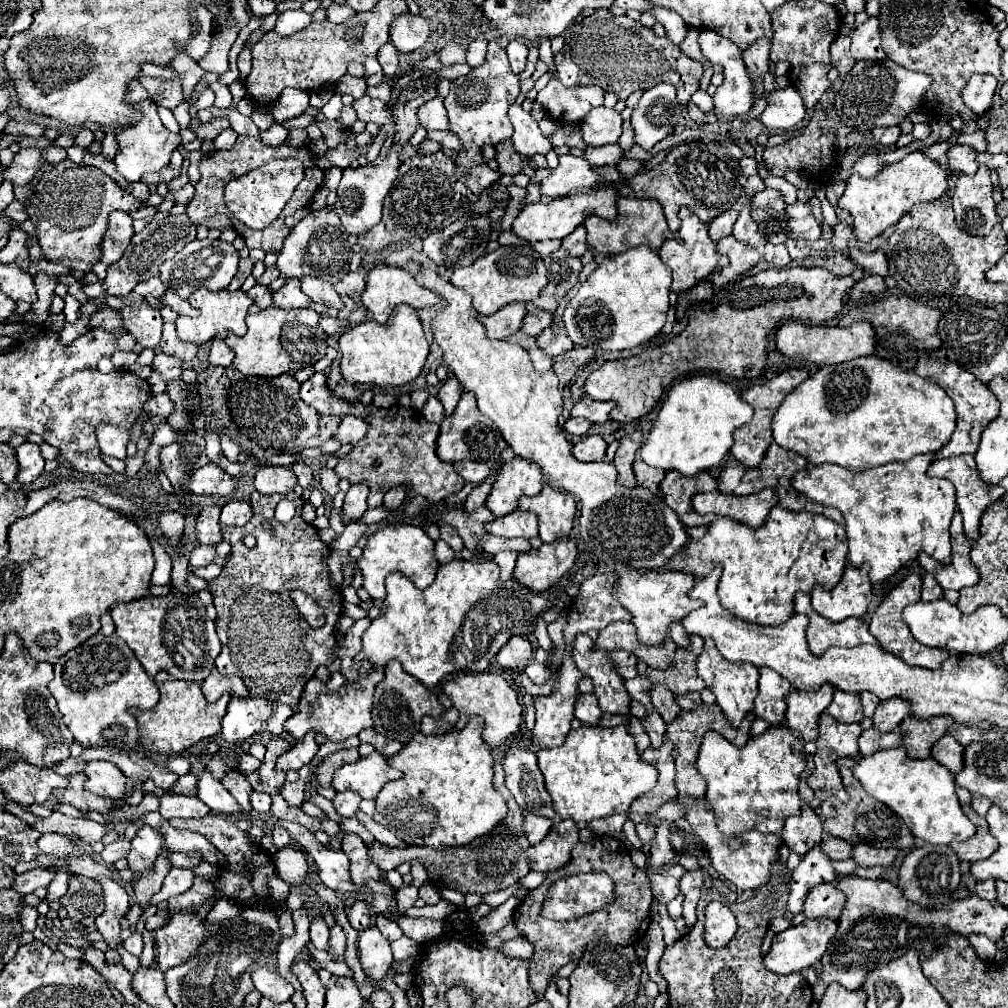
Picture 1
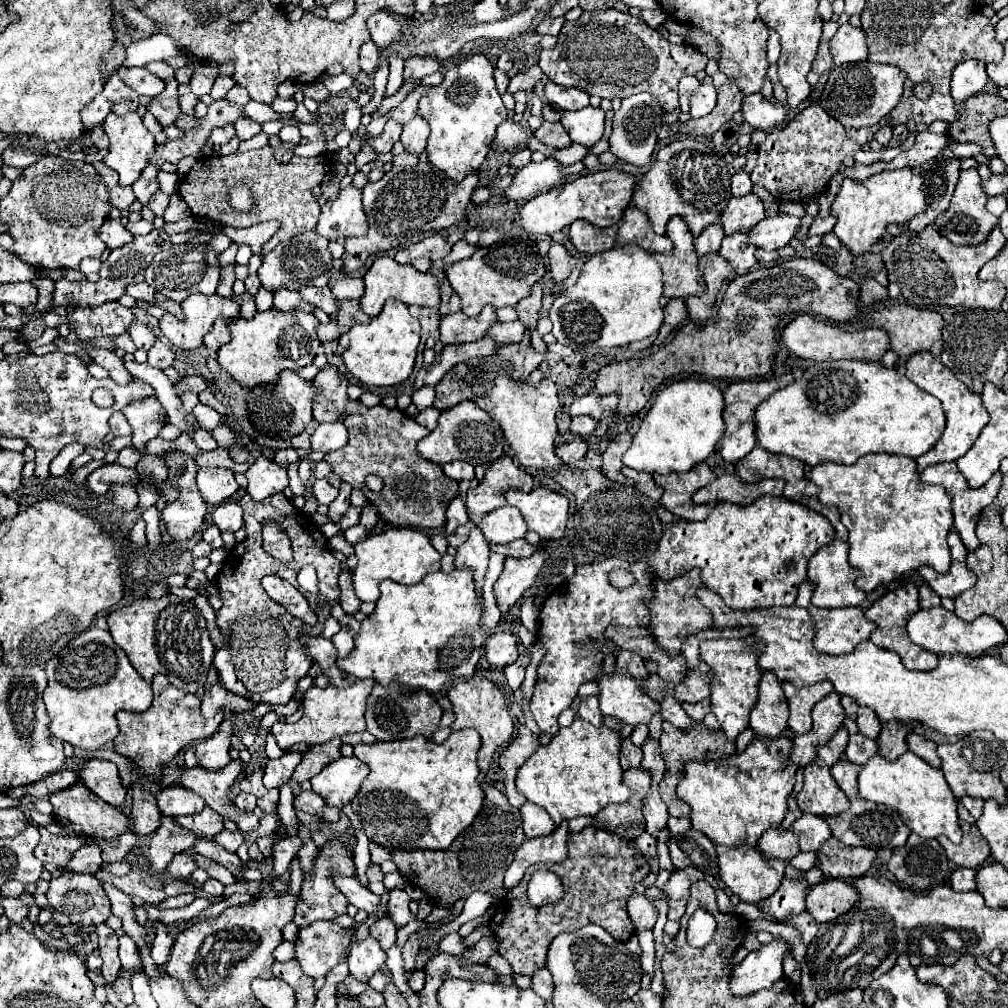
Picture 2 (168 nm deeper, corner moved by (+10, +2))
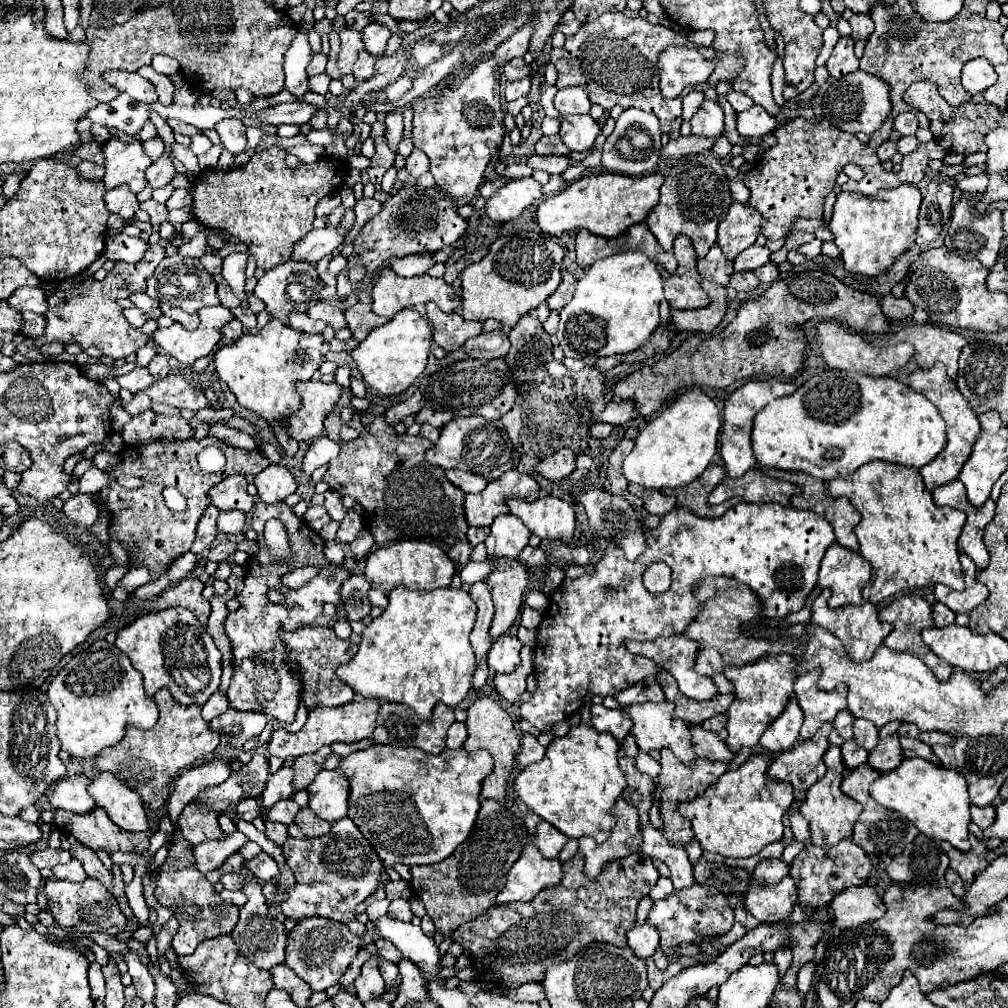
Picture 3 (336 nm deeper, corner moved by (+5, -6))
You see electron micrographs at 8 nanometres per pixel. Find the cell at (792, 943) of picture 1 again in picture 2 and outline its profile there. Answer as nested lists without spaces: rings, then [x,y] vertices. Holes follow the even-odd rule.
[[[784,940],[760,946],[760,950],[750,952],[738,966],[734,966],[730,976],[730,992],[736,998],[744,998],[762,988],[770,988],[782,978],[782,960],[788,952]]]

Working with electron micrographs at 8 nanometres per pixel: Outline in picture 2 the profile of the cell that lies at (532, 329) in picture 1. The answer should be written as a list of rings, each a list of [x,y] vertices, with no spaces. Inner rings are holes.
[[[508,322],[508,324],[492,324],[492,328],[488,328],[486,336],[490,336],[496,344],[516,344],[524,338],[524,324],[522,322]]]

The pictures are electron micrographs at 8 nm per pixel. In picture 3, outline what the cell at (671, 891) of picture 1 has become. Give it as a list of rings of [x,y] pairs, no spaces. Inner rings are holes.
[[[643,922],[643,924],[635,924],[635,928],[627,932],[627,940],[635,956],[649,958],[655,954],[655,948],[659,944],[659,932],[649,922]]]

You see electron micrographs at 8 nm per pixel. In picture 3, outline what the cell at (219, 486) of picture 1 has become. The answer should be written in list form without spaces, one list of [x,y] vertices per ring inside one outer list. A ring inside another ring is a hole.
[[[229,476],[215,484],[209,490],[211,504],[215,504],[219,510],[241,510],[251,512],[253,510],[253,498],[247,494],[247,480],[245,476]]]

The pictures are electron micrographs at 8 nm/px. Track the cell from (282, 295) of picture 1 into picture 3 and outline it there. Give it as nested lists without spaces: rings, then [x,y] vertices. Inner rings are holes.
[[[291,312],[289,314],[289,326],[297,328],[299,332],[307,332],[307,334],[317,334],[317,332],[323,332],[323,328],[327,326],[325,322],[315,322],[311,320],[305,312]]]

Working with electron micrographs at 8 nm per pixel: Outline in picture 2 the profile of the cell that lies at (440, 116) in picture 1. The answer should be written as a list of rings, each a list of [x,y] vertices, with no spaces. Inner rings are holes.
[[[414,116],[402,130],[400,142],[404,144],[404,150],[410,154],[422,154],[426,148],[430,128],[428,122],[422,116]]]

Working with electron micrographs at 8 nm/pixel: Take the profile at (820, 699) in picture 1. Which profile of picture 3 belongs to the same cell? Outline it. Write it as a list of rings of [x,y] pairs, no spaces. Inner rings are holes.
[[[813,670],[795,680],[795,698],[805,714],[805,722],[801,726],[801,738],[811,738],[823,722],[833,722],[839,710],[847,708],[847,688],[837,686],[831,692],[821,692],[817,688],[819,672]]]

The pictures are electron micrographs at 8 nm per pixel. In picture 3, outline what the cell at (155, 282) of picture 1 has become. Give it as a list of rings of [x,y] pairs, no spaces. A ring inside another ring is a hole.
[[[146,293],[132,294],[129,300],[131,300],[139,310],[143,310],[148,318],[159,318],[159,316],[161,316],[159,302],[153,300],[153,298],[149,297]]]

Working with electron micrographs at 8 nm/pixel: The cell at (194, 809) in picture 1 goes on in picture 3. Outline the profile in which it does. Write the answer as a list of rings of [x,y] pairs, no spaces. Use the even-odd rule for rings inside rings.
[[[257,752],[253,754],[249,764],[241,766],[241,770],[231,772],[229,780],[199,792],[199,796],[191,802],[191,806],[223,814],[231,804],[237,804],[243,798],[261,796],[267,776],[269,776],[269,764],[265,756]]]

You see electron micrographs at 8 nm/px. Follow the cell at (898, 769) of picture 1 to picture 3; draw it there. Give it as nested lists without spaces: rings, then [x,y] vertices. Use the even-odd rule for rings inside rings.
[[[905,758],[897,770],[881,774],[871,784],[869,792],[877,804],[905,816],[927,838],[947,840],[957,850],[969,850],[969,796],[965,778],[959,772],[935,766],[921,758]]]

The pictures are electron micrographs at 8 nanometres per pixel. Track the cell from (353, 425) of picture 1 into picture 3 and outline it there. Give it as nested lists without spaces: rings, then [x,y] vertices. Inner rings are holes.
[[[319,436],[311,442],[305,458],[303,458],[303,470],[305,474],[311,474],[313,470],[317,470],[323,464],[329,464],[333,458],[337,458],[341,452],[341,446],[337,442],[333,442],[327,436]]]

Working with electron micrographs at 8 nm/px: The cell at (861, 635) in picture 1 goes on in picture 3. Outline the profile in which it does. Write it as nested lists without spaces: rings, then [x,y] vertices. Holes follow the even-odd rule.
[[[821,590],[821,594],[811,604],[811,622],[819,624],[825,630],[829,630],[831,634],[835,634],[841,640],[841,644],[845,646],[845,652],[849,654],[849,658],[853,662],[871,660],[873,654],[875,654],[875,650],[877,650],[877,646],[883,644],[885,636],[891,632],[893,626],[885,624],[885,622],[879,622],[877,610],[869,602],[863,602],[861,606],[845,606],[845,608],[831,610],[827,606],[827,600],[829,600],[829,590]]]

